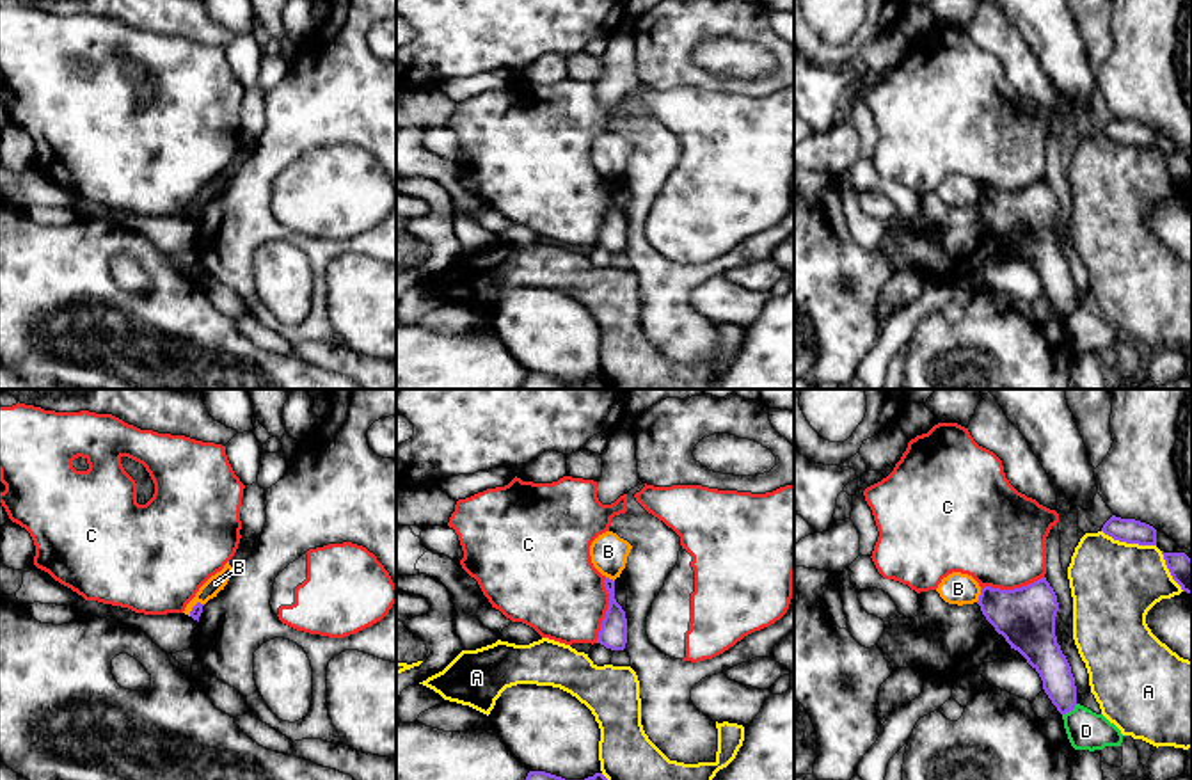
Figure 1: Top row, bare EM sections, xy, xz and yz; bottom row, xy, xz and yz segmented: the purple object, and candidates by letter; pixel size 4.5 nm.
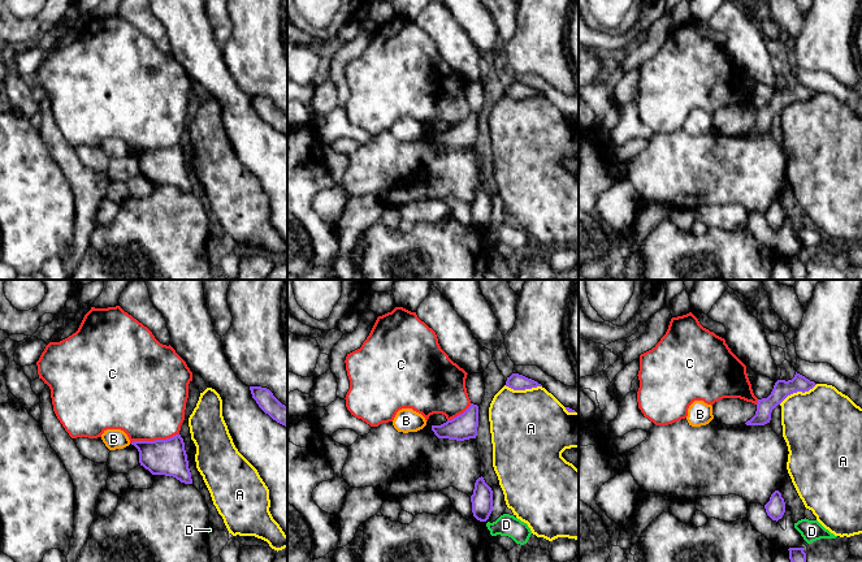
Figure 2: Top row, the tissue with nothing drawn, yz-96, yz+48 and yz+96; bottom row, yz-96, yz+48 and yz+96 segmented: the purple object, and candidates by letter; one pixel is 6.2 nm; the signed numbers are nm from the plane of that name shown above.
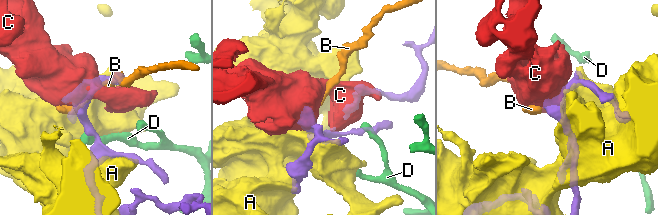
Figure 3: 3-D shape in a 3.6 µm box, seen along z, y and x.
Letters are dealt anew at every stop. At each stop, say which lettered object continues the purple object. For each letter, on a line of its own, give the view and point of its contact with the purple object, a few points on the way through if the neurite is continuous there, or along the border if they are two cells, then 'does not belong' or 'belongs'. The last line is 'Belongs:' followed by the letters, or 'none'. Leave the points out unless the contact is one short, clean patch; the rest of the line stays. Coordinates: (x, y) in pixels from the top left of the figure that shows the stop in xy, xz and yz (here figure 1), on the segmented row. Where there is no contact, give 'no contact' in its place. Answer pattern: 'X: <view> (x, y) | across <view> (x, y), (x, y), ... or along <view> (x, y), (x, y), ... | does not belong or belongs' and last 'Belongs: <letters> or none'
A: yz (1128, 542) | does not belong
B: yz (979, 596) | along yz (981, 588), (976, 601) | does not belong
C: xz (608, 610) | does not belong
D: yz (1070, 709) | does not belong
Belongs: none

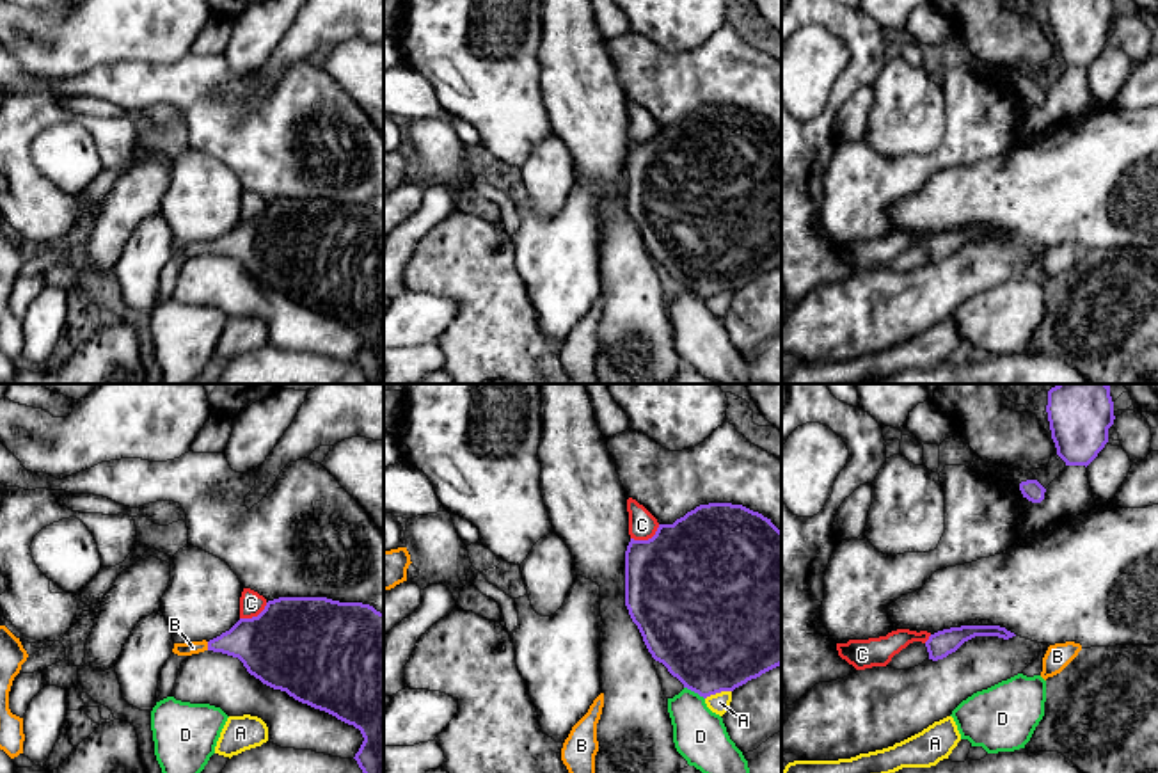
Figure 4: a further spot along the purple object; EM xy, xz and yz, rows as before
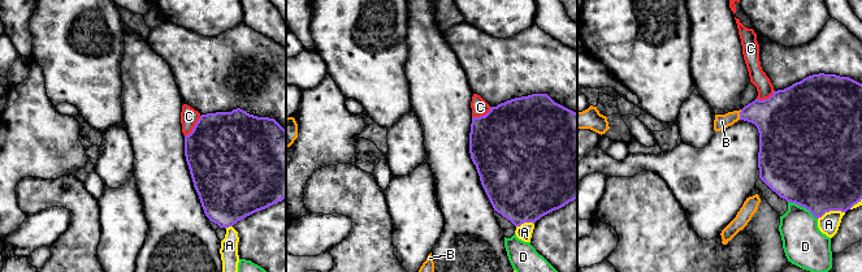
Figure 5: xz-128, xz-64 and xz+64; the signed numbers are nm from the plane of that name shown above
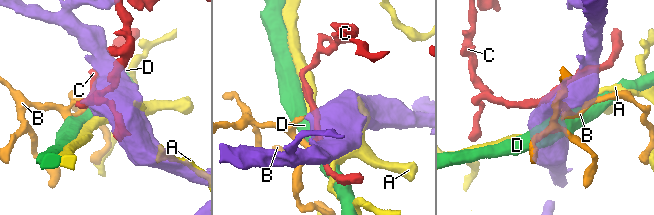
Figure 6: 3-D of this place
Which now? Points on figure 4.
A: xz (718, 692) | does not belong
B: xy (208, 645) | across xy (263, 644), (208, 645), (192, 647) | belongs
C: xz (649, 539) | does not belong
D: xz (695, 692) | does not belong
Belongs: B

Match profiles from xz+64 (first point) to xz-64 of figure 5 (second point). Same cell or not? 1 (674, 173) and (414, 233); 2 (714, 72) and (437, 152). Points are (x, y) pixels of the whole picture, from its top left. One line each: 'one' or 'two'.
1: one
2: one

